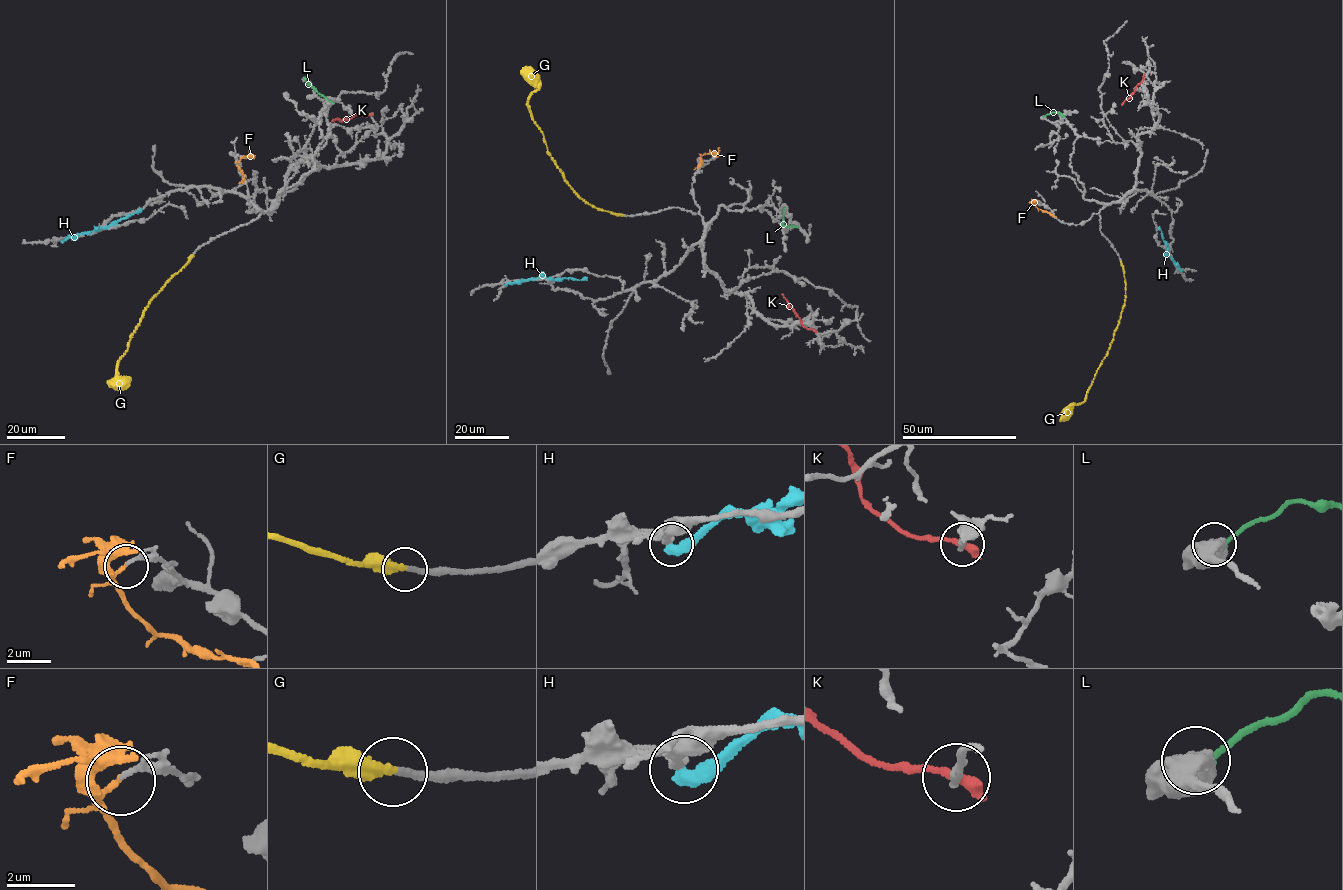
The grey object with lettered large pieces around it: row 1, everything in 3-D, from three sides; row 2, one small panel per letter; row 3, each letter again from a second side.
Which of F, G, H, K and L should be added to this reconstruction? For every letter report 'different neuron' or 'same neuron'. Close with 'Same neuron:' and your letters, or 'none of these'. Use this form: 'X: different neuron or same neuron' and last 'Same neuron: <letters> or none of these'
F: different neuron
G: same neuron
H: different neuron
K: different neuron
L: different neuron
Same neuron: G

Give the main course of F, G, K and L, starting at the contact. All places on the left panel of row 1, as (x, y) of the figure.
F: (248, 157), (241, 157), (237, 163), (244, 179), (238, 182)
G: (193, 255), (150, 300), (140, 318), (117, 368), (116, 376), (128, 379), (109, 382)
K: (371, 114), (355, 114), (332, 121)
L: (305, 79), (333, 103)

